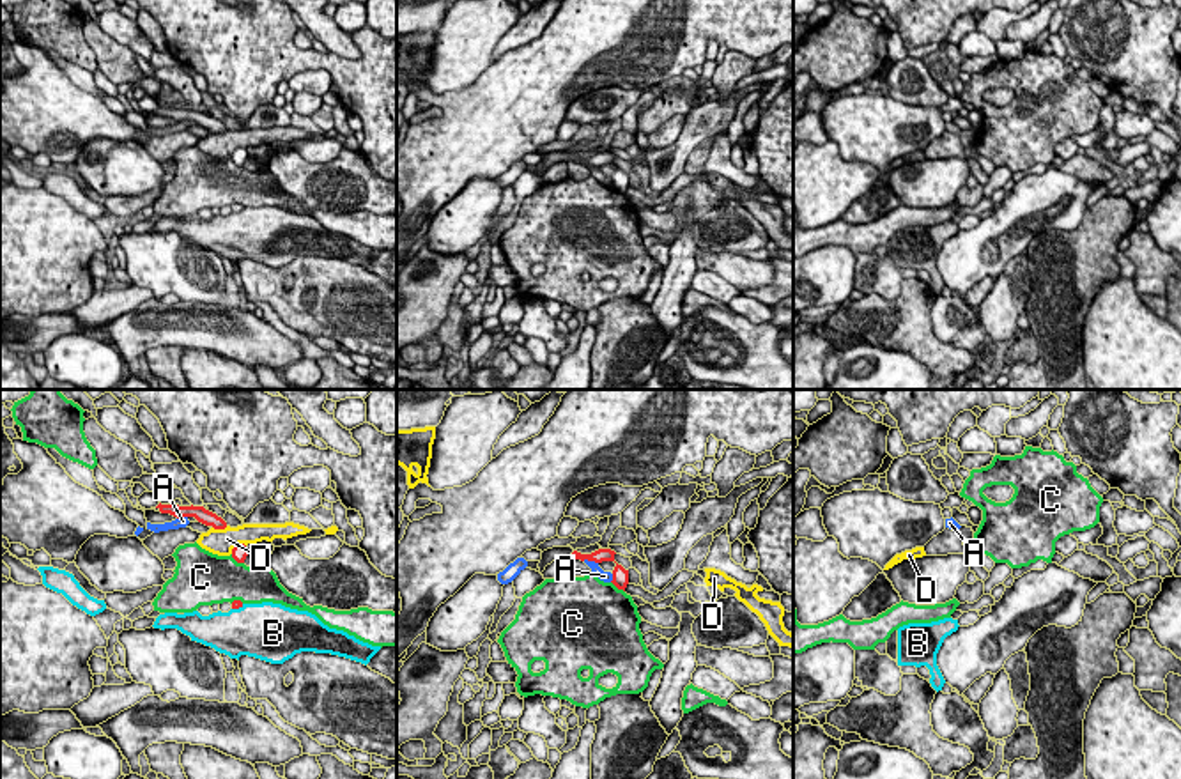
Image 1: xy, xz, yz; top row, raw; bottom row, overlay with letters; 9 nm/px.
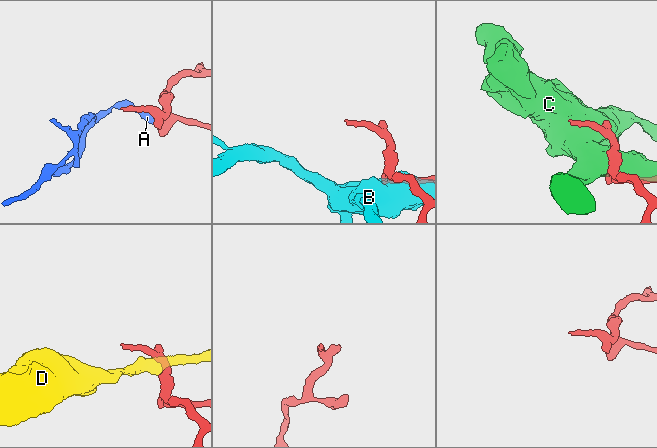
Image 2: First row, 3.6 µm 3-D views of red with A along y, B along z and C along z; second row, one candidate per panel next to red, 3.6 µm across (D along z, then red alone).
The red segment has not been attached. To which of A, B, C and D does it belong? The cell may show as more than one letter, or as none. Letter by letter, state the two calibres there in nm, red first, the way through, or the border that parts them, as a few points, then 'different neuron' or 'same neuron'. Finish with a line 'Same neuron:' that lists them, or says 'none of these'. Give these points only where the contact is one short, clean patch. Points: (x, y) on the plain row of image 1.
A: calibres 130 and 100 nm; border xz (583, 163), (597, 167); different neuron
B: calibres 90 and 480 nm; different neuron
C: calibres 140 and 440 nm; different neuron
D: calibres 140 and 240 nm; different neuron
Same neuron: none of these

